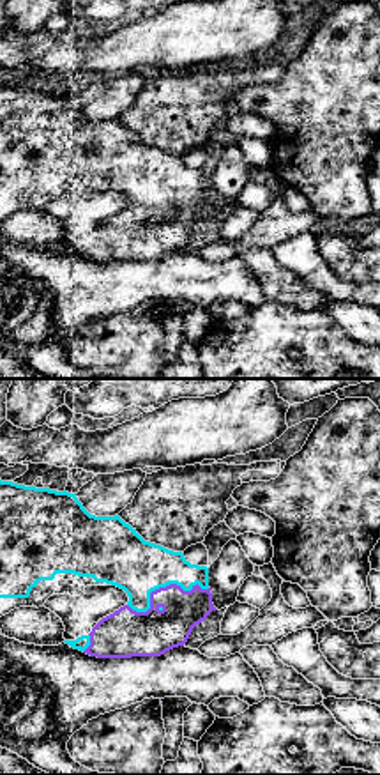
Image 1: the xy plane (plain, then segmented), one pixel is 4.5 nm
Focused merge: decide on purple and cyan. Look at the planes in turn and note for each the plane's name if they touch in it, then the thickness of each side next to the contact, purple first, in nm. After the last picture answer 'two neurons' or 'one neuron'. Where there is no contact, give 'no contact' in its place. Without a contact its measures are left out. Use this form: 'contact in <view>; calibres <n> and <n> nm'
contact in xy; calibres 200 and 260 nm

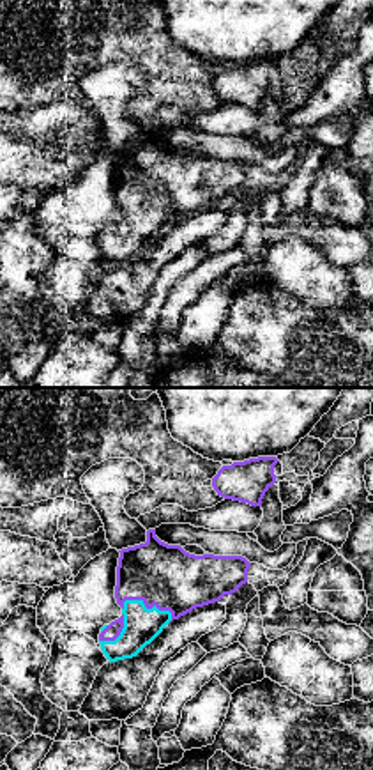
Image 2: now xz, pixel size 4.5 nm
contact in xz; calibres 280 and 170 nm

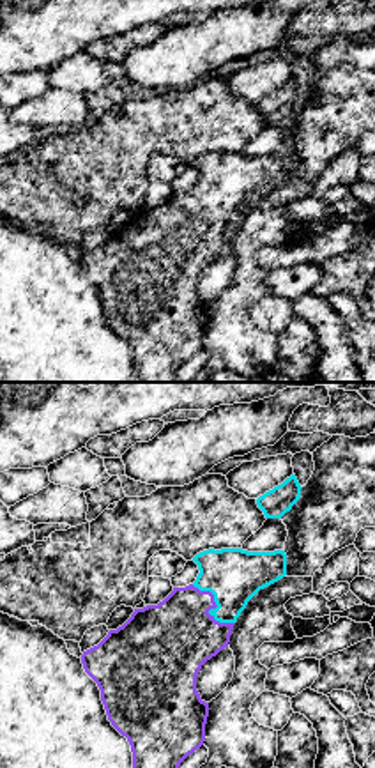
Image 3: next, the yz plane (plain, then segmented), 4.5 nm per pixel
contact in yz; calibres 360 and 260 nm

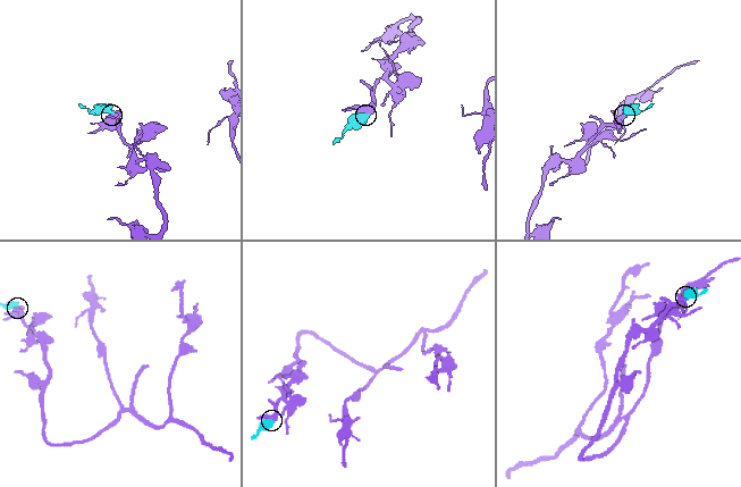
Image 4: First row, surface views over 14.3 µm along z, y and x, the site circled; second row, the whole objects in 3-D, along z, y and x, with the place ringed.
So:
one neuron

